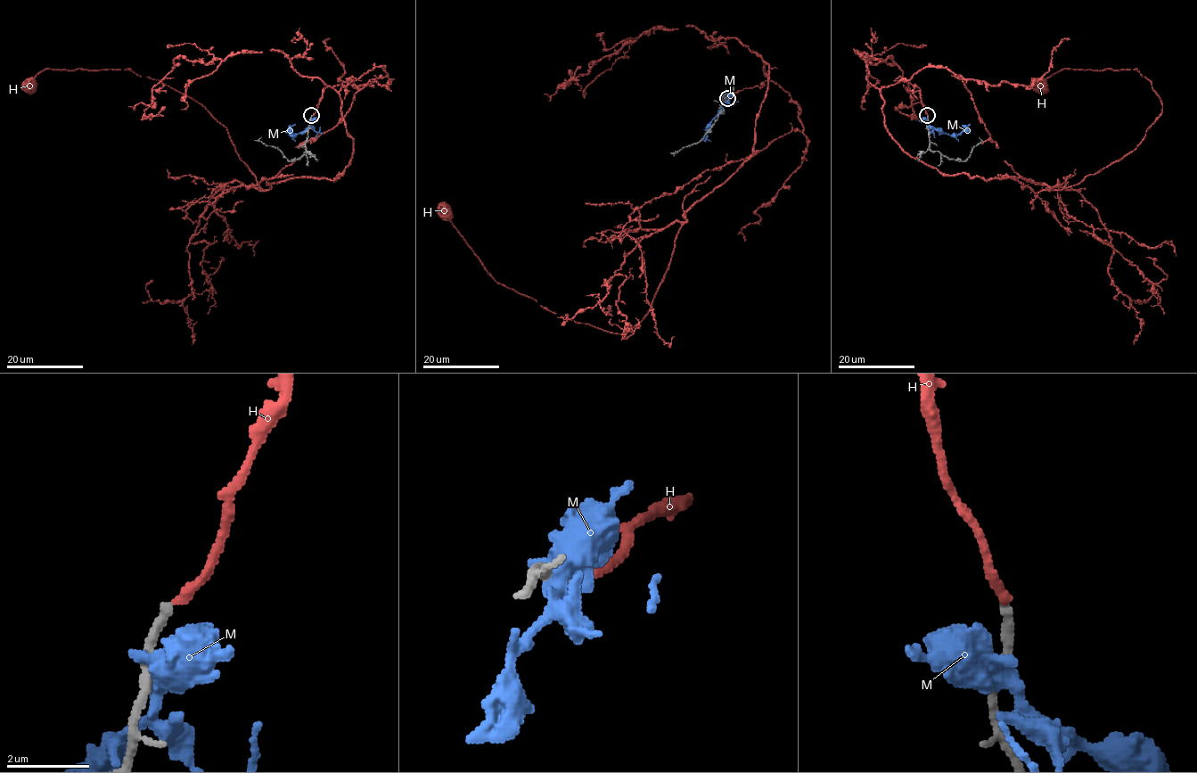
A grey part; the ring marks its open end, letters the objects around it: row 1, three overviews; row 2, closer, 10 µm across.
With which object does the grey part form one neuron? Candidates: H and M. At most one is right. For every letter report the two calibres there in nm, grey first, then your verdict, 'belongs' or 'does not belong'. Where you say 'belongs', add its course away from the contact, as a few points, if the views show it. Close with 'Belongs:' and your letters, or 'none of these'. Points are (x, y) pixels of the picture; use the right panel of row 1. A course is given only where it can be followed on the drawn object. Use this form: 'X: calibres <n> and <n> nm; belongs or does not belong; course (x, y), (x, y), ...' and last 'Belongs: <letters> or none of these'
H: calibres 260 and 240 nm; does not belong
M: calibres 220 and 400 nm; does not belong
Belongs: none of these

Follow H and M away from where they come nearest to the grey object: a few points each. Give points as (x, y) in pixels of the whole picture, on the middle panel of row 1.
H: (728, 99), (768, 79), (757, 53), (753, 153), (685, 213), (625, 333), (499, 283), (445, 212)
M: (725, 99), (722, 110), (707, 127), (706, 137), (710, 141)

